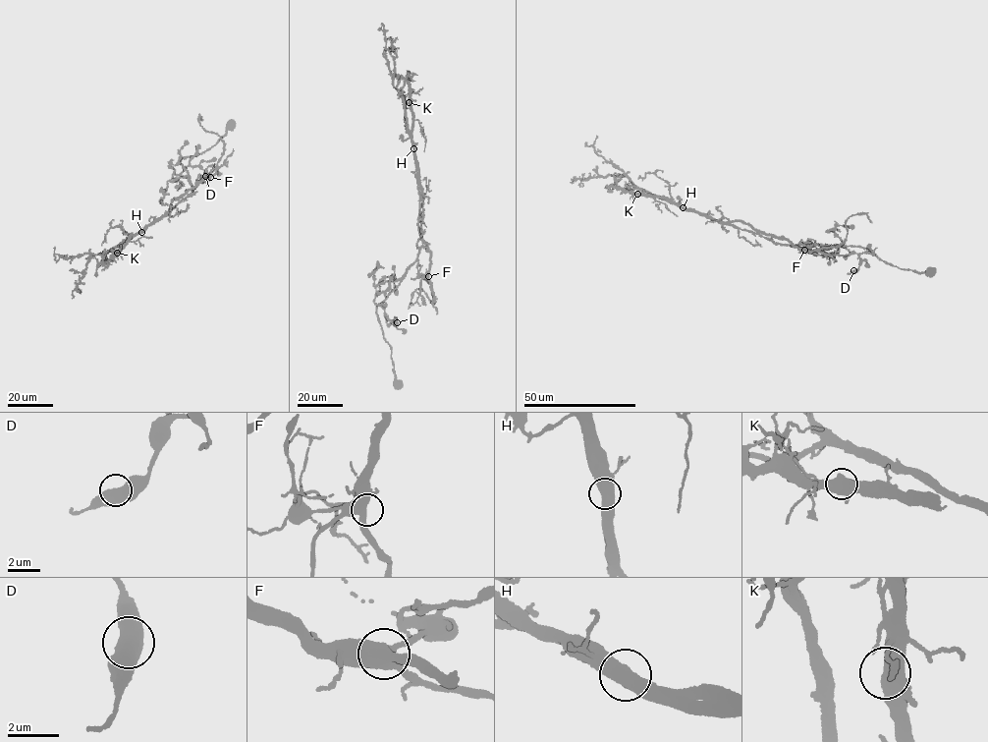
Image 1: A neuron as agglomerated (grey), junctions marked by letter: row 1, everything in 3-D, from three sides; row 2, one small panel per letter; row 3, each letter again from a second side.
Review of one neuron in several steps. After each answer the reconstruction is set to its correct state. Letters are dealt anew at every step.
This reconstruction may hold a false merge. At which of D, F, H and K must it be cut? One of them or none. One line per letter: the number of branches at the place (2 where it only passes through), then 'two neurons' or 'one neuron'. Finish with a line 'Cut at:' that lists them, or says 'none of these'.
D: 2 branches meet; one neuron
F: 2 branches meet; one neuron
H: 2 branches meet; two neurons
K: 2 branches meet; one neuron
Cut at: H

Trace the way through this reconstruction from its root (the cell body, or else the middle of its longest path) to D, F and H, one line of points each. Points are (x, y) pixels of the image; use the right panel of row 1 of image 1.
D: (928, 271), (898, 267), (861, 247), (819, 245), (857, 254), (861, 260), (853, 270)
F: (928, 271), (921, 273), (898, 267), (858, 247), (807, 243), (791, 246), (808, 248), (804, 250)
H: (928, 271), (921, 273), (898, 267), (858, 247), (777, 244), (683, 208)

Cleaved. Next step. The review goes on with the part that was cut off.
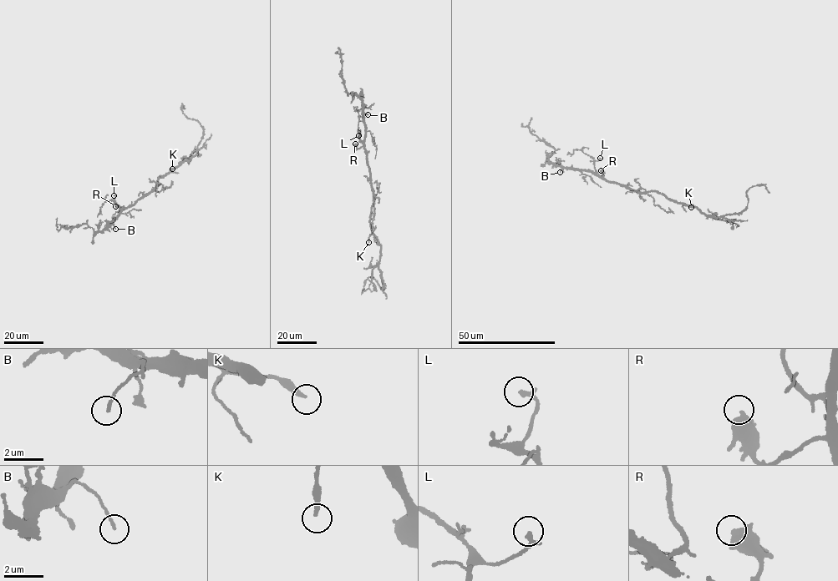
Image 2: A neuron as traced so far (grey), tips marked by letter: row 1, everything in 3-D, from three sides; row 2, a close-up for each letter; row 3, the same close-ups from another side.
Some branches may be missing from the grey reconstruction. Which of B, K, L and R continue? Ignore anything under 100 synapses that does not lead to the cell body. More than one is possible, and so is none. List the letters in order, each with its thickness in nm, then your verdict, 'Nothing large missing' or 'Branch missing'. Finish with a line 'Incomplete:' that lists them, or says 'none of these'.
B: Thickness 130 nm. Nothing large missing
K: Thickness 240 nm. Nothing large missing
L: Thickness 220 nm. Nothing large missing
R: Thickness 600 nm. Nothing large missing
Incomplete: none of these

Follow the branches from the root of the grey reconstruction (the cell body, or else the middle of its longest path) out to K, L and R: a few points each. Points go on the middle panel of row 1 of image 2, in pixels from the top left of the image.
K: (373, 192), (368, 242)
L: (373, 192), (366, 151), (359, 133), (358, 135)
R: (373, 192), (366, 151), (363, 146), (357, 149), (355, 143)

